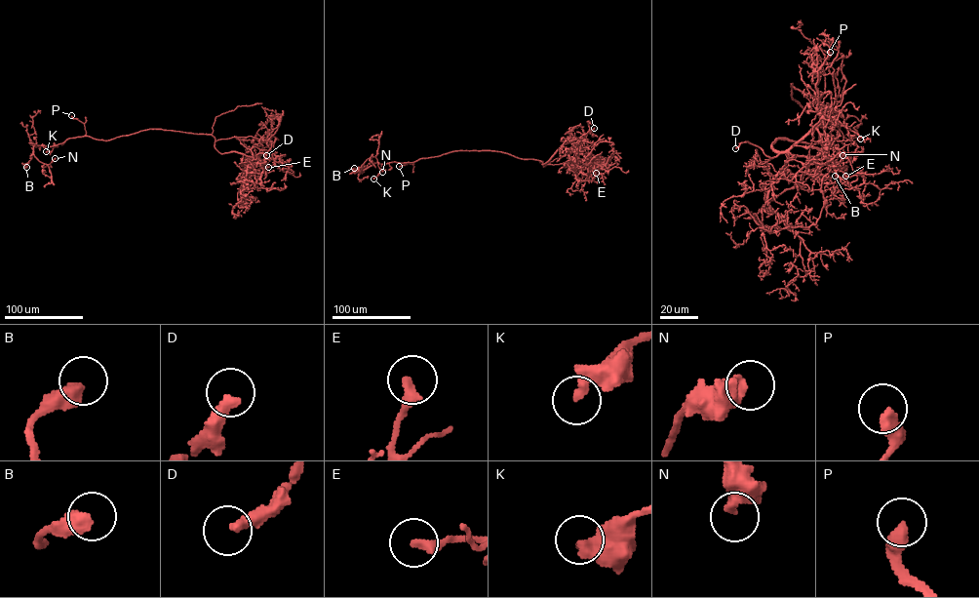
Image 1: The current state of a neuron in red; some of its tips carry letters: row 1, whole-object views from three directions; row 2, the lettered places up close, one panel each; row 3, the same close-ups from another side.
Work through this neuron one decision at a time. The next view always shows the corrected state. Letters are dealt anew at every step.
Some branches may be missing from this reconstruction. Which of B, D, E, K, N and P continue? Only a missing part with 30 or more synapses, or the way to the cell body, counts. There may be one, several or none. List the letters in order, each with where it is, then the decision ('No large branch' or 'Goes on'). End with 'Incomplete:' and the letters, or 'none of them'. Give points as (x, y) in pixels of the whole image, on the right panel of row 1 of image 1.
B: Place: (835, 176). No large branch
D: Place: (735, 148). Goes on
E: Place: (845, 176). No large branch
K: Place: (860, 139). No large branch
N: Place: (842, 155). No large branch
P: Place: (830, 52). No large branch
Incomplete: D

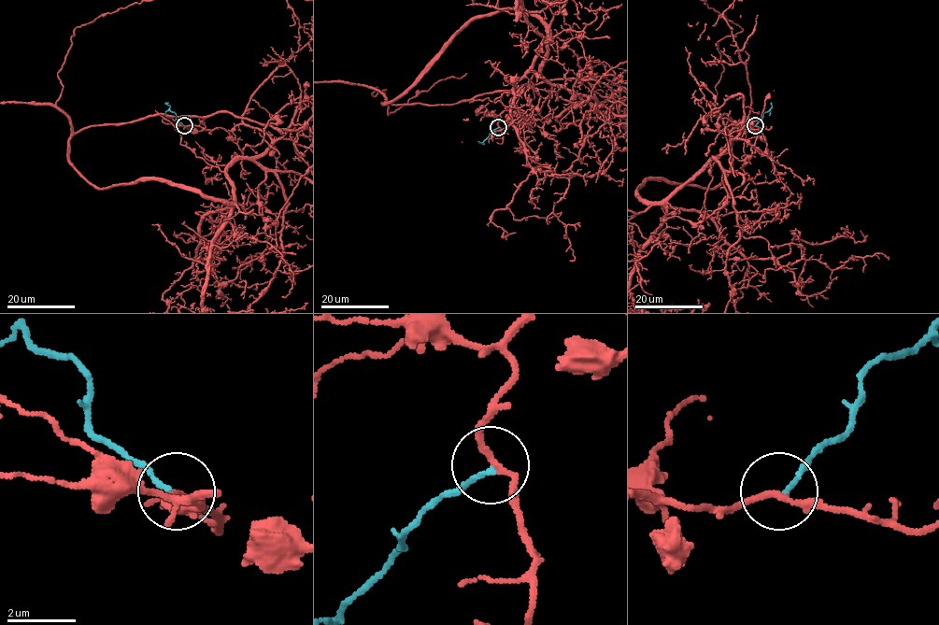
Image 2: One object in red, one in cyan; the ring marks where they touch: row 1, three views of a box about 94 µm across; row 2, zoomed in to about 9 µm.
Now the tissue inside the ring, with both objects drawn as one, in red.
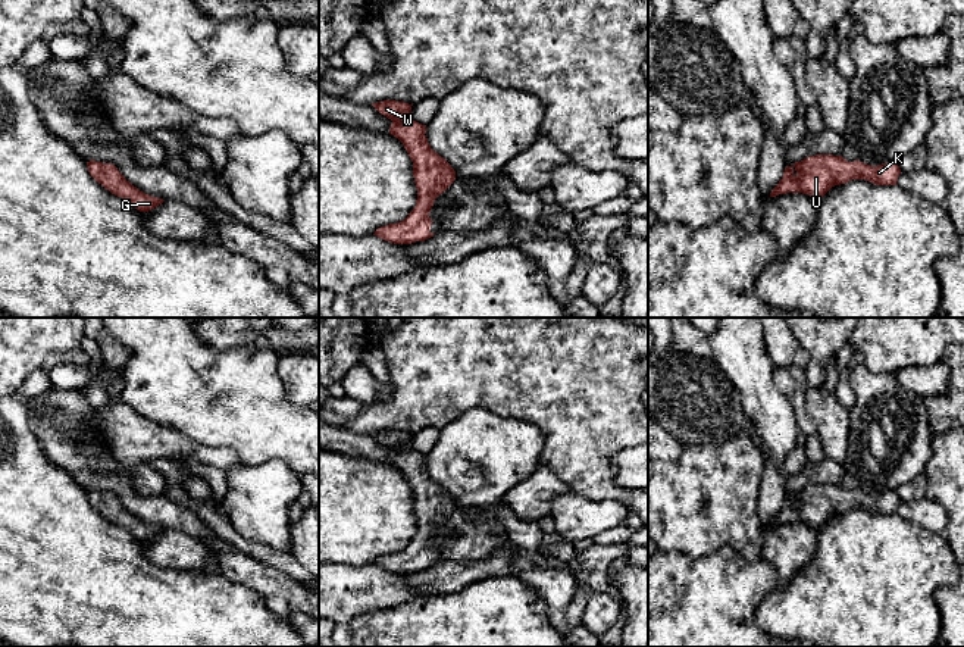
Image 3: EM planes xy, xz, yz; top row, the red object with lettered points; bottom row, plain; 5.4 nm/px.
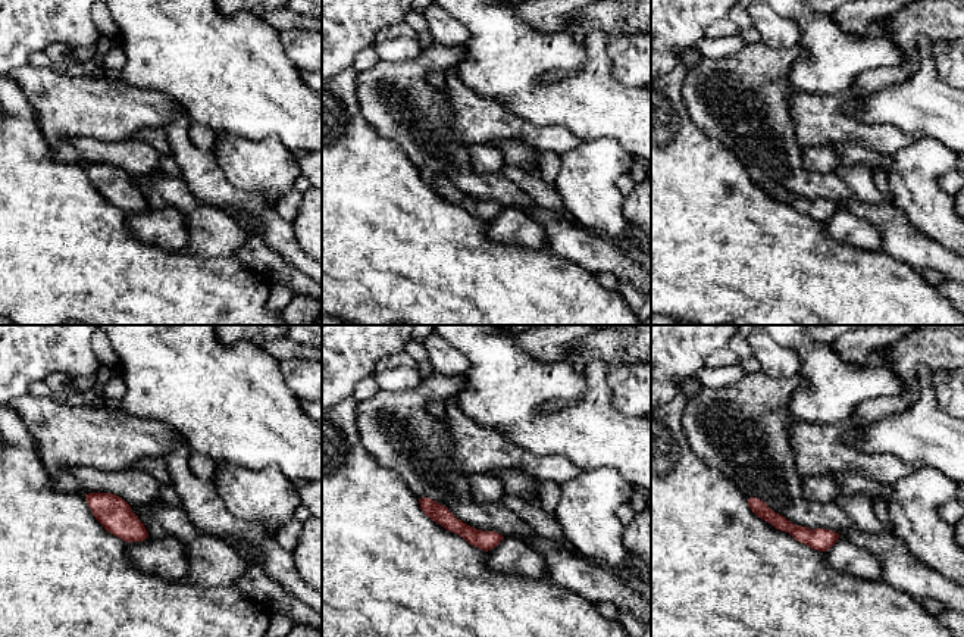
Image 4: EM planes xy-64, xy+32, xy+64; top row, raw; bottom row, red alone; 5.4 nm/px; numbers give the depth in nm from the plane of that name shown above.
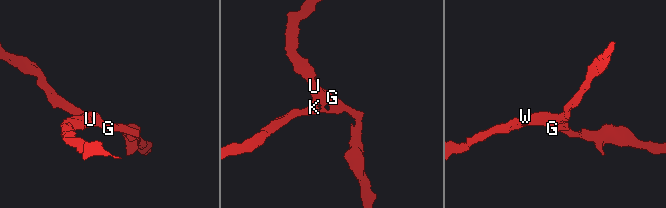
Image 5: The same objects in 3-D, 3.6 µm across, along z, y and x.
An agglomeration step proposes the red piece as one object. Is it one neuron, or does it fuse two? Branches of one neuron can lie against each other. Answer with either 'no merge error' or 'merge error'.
no merge error

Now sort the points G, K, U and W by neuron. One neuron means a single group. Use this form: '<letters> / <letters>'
G K U W

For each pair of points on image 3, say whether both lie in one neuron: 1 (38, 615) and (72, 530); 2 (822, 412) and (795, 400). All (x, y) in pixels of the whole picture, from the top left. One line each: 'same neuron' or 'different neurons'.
1: same neuron
2: different neurons

